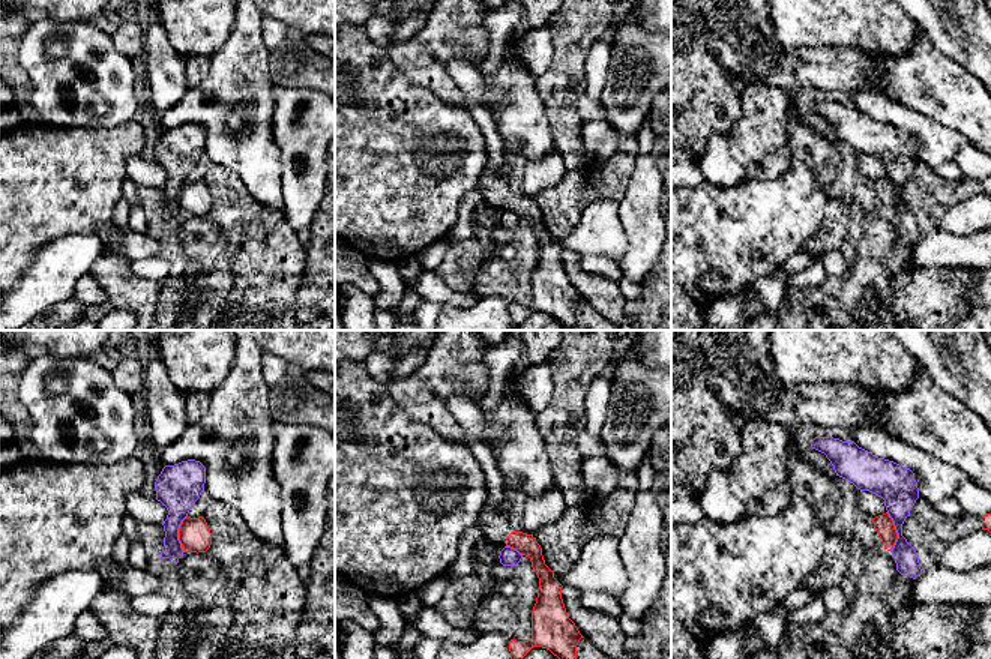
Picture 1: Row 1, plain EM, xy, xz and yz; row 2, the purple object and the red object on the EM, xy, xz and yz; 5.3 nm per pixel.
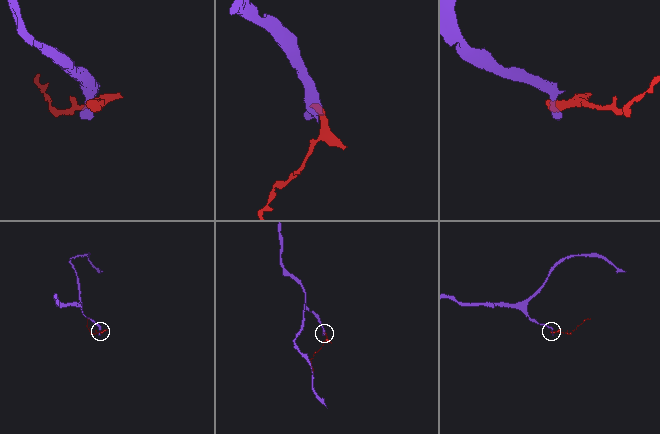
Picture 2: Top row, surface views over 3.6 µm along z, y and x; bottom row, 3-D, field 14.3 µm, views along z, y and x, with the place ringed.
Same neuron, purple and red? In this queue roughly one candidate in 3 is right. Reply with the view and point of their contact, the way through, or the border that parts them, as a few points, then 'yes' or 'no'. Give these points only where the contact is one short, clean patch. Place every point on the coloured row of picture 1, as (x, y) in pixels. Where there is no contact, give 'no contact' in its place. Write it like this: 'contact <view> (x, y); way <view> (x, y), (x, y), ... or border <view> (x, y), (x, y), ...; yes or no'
contact yz (897, 532); border yz (886, 512), (897, 533), (897, 541), (891, 550); no

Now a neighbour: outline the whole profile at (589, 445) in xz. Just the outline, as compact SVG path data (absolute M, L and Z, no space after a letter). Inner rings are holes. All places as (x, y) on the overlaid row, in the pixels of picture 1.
M583 432L578 437L578 450L584 459L590 456L599 456L599 455L607 456L607 449L602 438L592 435L589 432Z

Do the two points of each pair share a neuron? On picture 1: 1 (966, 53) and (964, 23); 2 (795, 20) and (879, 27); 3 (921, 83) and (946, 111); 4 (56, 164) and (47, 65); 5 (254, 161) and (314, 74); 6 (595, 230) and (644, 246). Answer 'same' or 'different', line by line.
1: same
2: same
3: same
4: different
5: different
6: different

